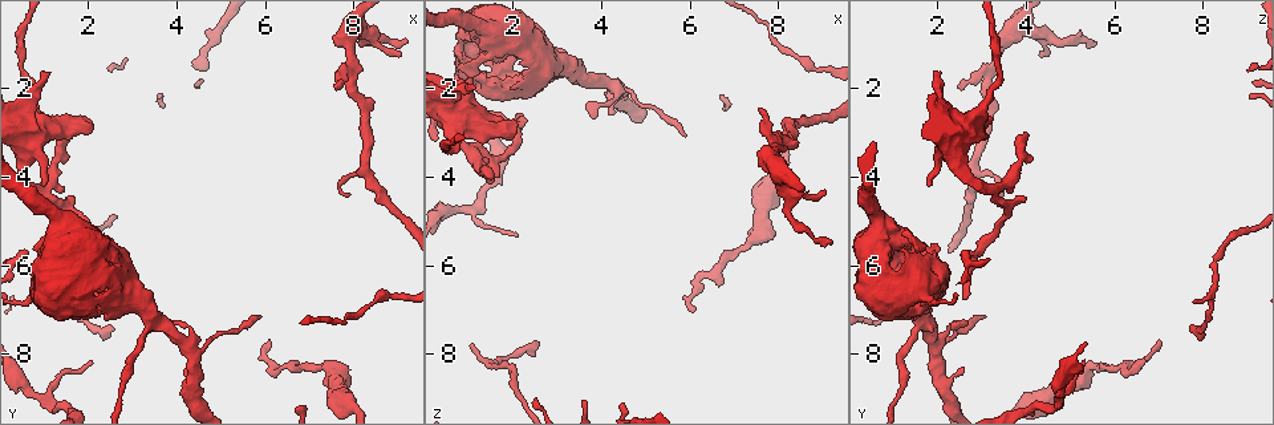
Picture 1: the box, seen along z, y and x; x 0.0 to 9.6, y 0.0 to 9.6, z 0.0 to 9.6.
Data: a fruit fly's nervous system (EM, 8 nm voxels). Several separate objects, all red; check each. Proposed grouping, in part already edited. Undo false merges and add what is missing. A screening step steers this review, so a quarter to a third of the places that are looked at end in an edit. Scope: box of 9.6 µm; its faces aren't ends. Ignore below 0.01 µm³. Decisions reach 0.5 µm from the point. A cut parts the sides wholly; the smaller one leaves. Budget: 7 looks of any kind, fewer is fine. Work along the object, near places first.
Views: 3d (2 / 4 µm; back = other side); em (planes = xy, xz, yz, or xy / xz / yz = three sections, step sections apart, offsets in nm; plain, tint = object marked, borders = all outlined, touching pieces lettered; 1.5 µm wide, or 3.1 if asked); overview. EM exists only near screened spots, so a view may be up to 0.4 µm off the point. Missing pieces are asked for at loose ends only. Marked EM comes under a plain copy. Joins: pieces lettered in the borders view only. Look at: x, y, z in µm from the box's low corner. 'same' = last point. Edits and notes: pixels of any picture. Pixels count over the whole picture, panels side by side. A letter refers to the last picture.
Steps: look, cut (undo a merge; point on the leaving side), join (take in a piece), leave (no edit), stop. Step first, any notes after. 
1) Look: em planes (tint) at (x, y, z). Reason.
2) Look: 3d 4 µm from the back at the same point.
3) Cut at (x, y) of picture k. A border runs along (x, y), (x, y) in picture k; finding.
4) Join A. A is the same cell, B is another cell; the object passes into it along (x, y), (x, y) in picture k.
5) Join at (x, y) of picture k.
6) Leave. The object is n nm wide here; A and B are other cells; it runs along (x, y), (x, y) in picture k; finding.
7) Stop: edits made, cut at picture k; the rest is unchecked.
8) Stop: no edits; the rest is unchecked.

Look: 3d 2 µm from the back at (1.45, 3.10, 4.10). Free end.

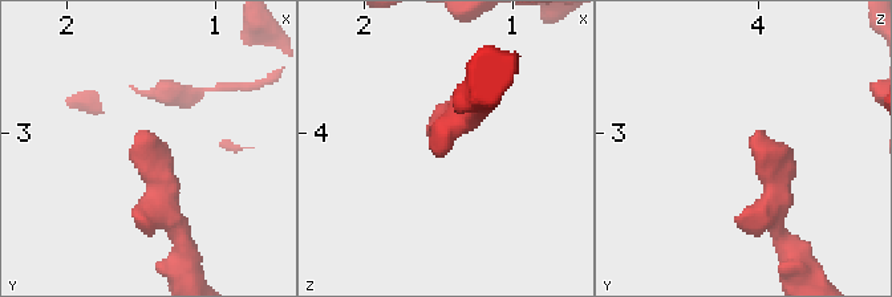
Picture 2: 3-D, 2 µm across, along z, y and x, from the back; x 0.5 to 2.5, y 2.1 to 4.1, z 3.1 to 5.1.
Look: em xy step 4 (borders) at (1.50, 3.04, 4.04).

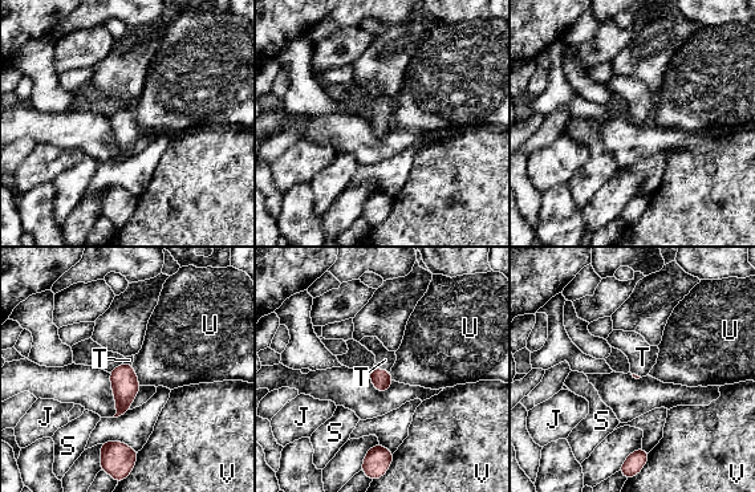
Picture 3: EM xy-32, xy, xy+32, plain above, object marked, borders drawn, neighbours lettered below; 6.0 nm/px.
Look: em planes (borders) at the same point.

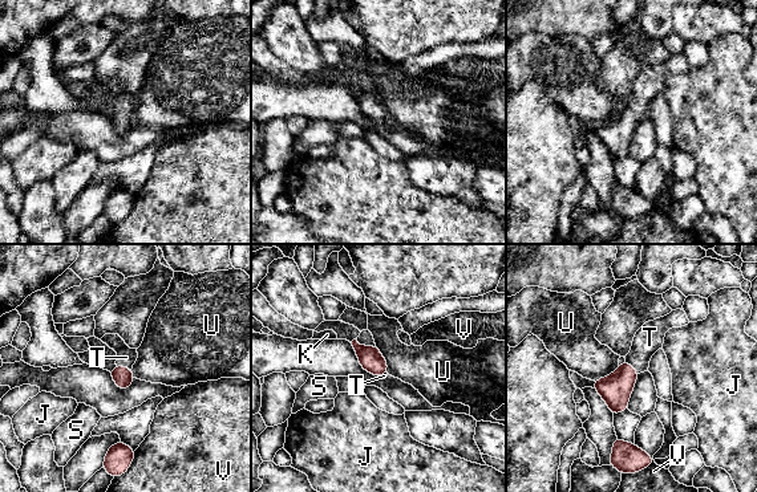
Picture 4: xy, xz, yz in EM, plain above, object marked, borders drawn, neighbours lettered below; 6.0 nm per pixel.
Join T. The object is 120 nm wide here; the longest contact is with U, 190 nm; T is the same cell, J, K, S, U and V are other cells; the neuron continues.

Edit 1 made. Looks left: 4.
Look: 3d 4 µm at (0.95, 1.65, 2.00). Branch stops here.

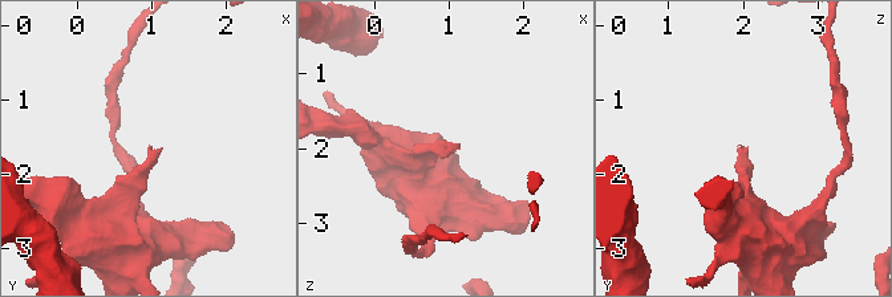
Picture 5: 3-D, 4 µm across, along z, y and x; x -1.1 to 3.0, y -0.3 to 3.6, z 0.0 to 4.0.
Look: em planes (tint) at (0.90, 1.60, 1.90).

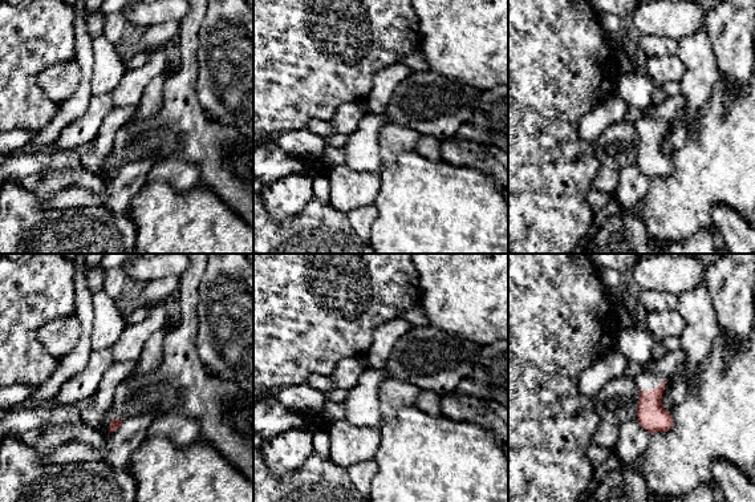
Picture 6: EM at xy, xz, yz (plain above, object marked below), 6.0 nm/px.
Look: em planes (borders) at the same point. What lies round it.

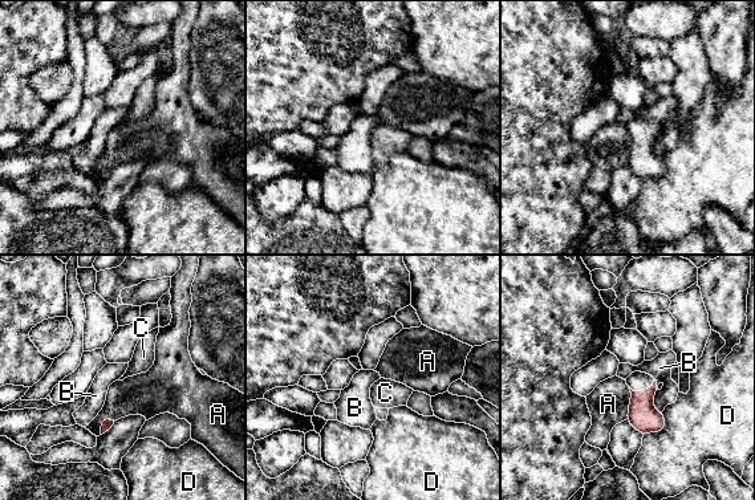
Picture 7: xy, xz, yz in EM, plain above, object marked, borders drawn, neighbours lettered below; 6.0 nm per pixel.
Join C. C is the same cell, A, B and D are other cells; the object passes into it along (642, 415), (642, 391), (637, 381) in picture 7; it goes on there.

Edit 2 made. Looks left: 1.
Stop: edits made, join at picture 4, join at picture 7; the rest is unchecked.

